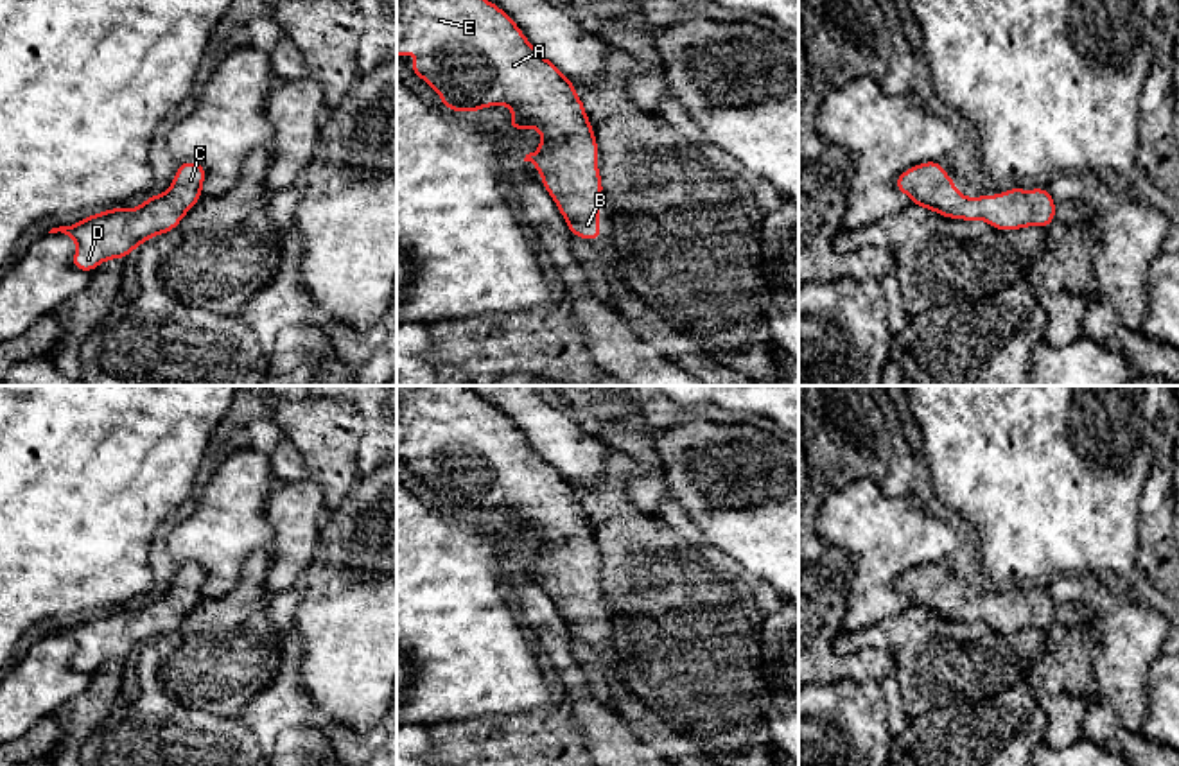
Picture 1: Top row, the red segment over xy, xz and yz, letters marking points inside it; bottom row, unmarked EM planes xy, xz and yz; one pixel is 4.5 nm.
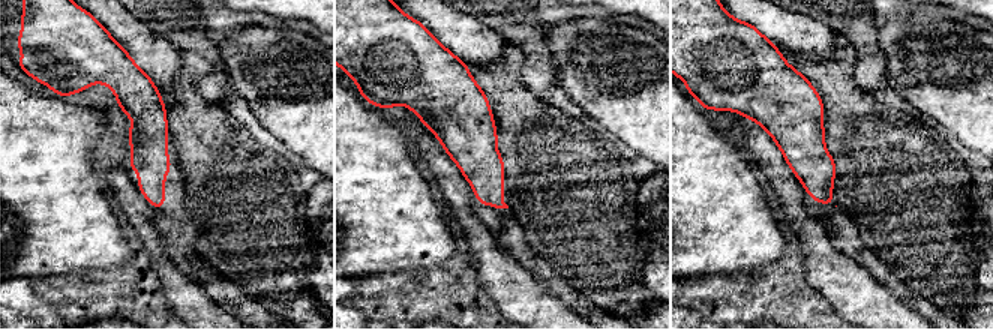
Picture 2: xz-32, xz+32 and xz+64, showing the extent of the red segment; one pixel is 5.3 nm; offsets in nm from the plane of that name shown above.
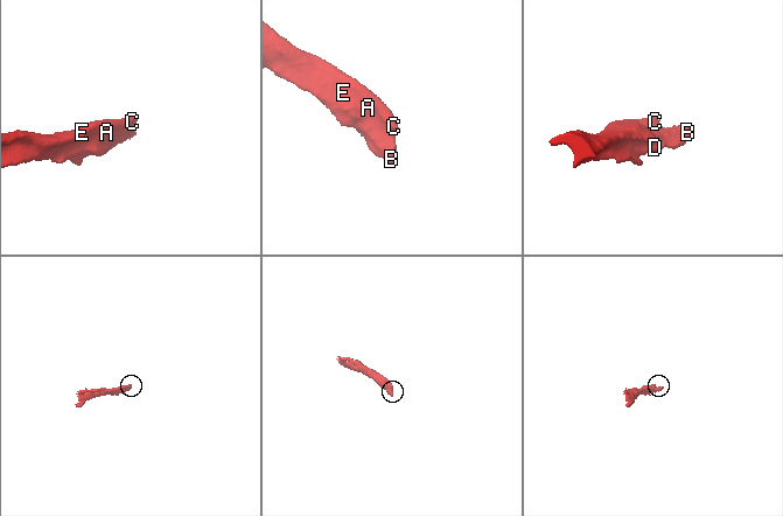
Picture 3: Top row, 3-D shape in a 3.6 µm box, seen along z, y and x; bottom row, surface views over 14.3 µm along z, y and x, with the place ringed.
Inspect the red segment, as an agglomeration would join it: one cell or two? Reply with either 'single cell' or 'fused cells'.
single cell

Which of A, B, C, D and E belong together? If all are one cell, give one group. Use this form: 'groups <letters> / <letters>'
groups A B C D E

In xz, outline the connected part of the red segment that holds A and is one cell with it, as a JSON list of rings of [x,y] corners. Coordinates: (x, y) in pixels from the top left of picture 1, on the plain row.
[[[397,386],[397,457],[404,459],[413,450],[422,457],[407,468],[438,493],[447,511],[474,515],[506,506],[515,511],[508,520],[510,529],[517,535],[537,529],[544,536],[540,551],[526,556],[524,563],[540,572],[544,590],[556,603],[569,635],[603,642],[598,544],[585,508],[572,483],[524,440],[517,425],[468,386]]]

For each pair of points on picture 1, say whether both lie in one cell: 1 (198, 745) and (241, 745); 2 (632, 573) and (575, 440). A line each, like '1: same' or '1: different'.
1: same
2: different

